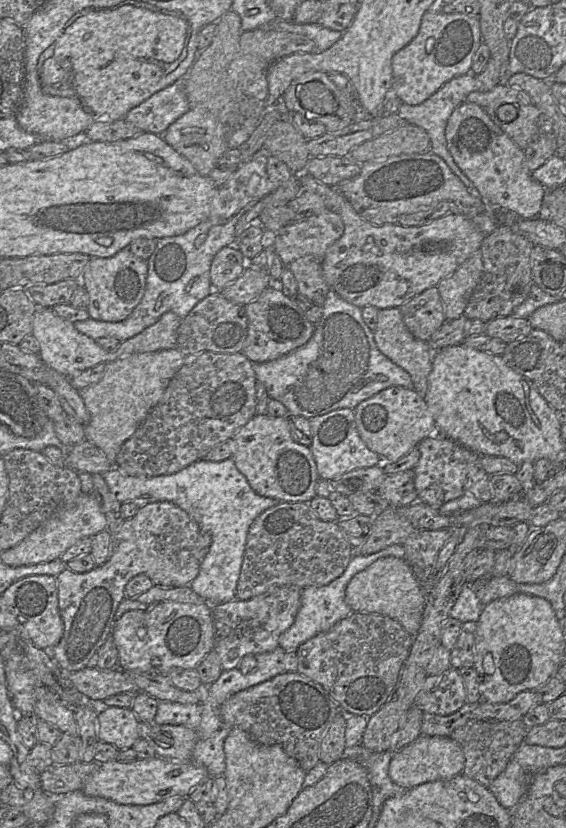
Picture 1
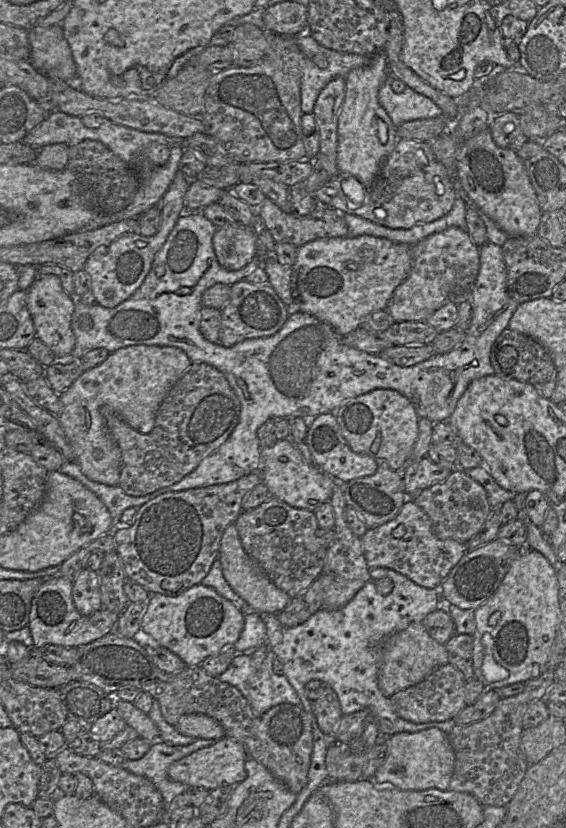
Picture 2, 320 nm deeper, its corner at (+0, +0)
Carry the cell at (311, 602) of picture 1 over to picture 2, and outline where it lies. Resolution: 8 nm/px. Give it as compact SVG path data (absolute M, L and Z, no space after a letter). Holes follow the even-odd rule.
M375 567L370 569L370 579L356 593L356 595L342 608L337 610L319 609L309 617L305 622L294 626L285 627L274 613L259 613L266 626L266 644L275 653L277 658L283 663L283 673L297 692L301 699L302 706L306 711L312 713L312 701L306 695L306 684L310 680L320 680L331 687L337 694L341 705L343 715L349 715L354 712L369 709L371 716L376 721L380 735L391 736L400 732L414 733L429 728L438 728L447 735L456 725L456 722L446 720L443 722L413 723L399 717L392 708L389 697L386 697L378 685L378 671L381 661L381 649L384 641L391 635L406 629L410 623L421 623L431 612L440 607L447 607L447 611L455 624L455 634L469 634L473 636L476 630L474 610L461 609L456 605L443 605L439 589L425 588L403 574L393 569L384 567ZM381 578L390 578L393 581L393 590L388 595L382 595L377 591L376 585Z

